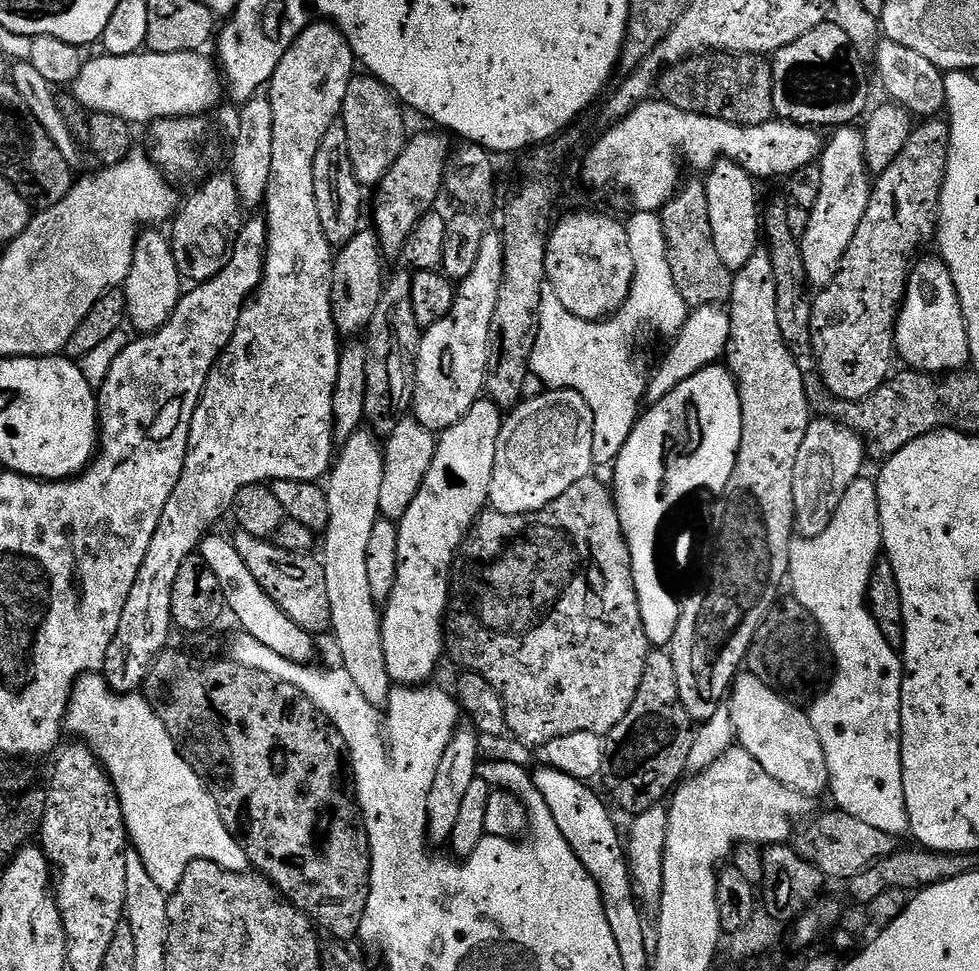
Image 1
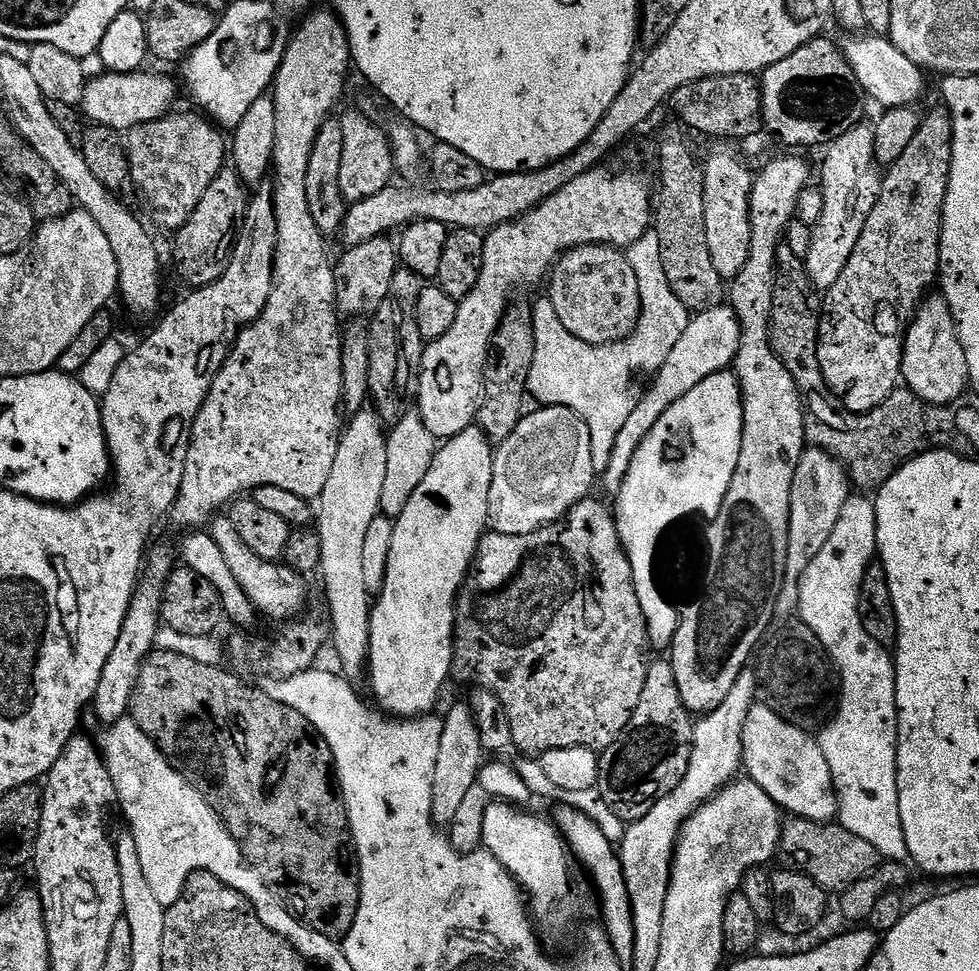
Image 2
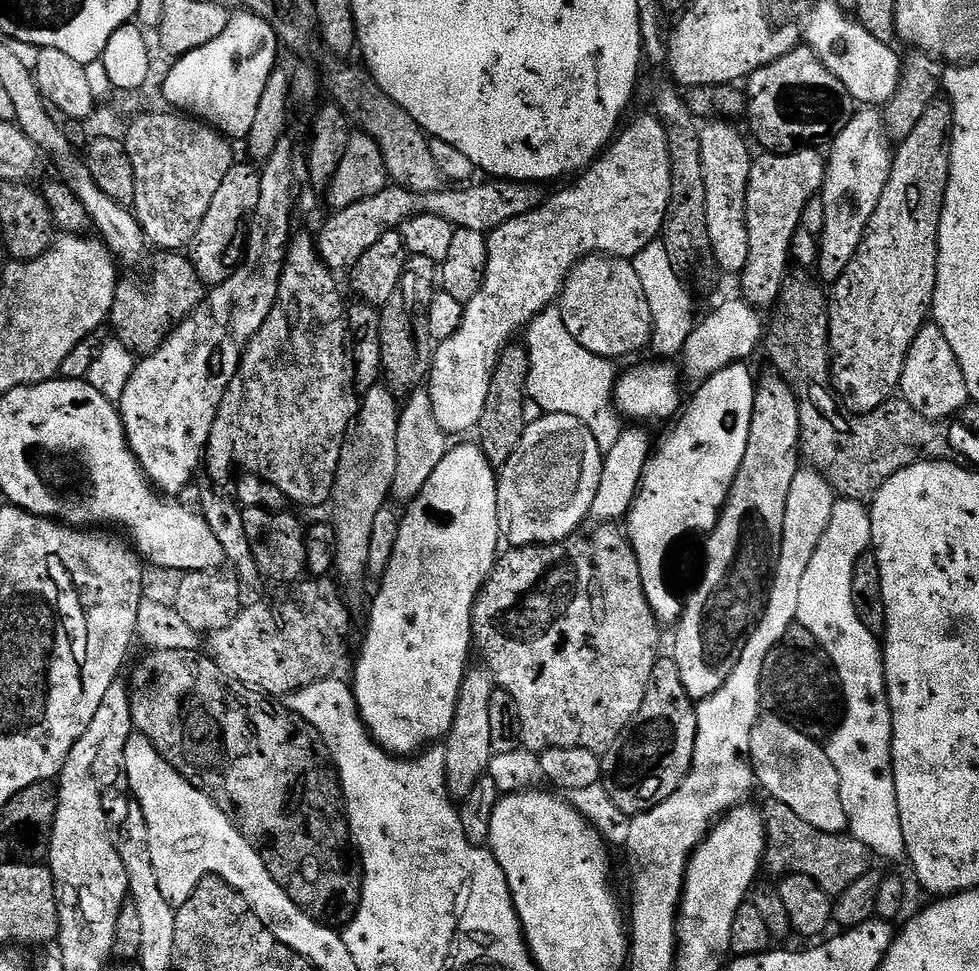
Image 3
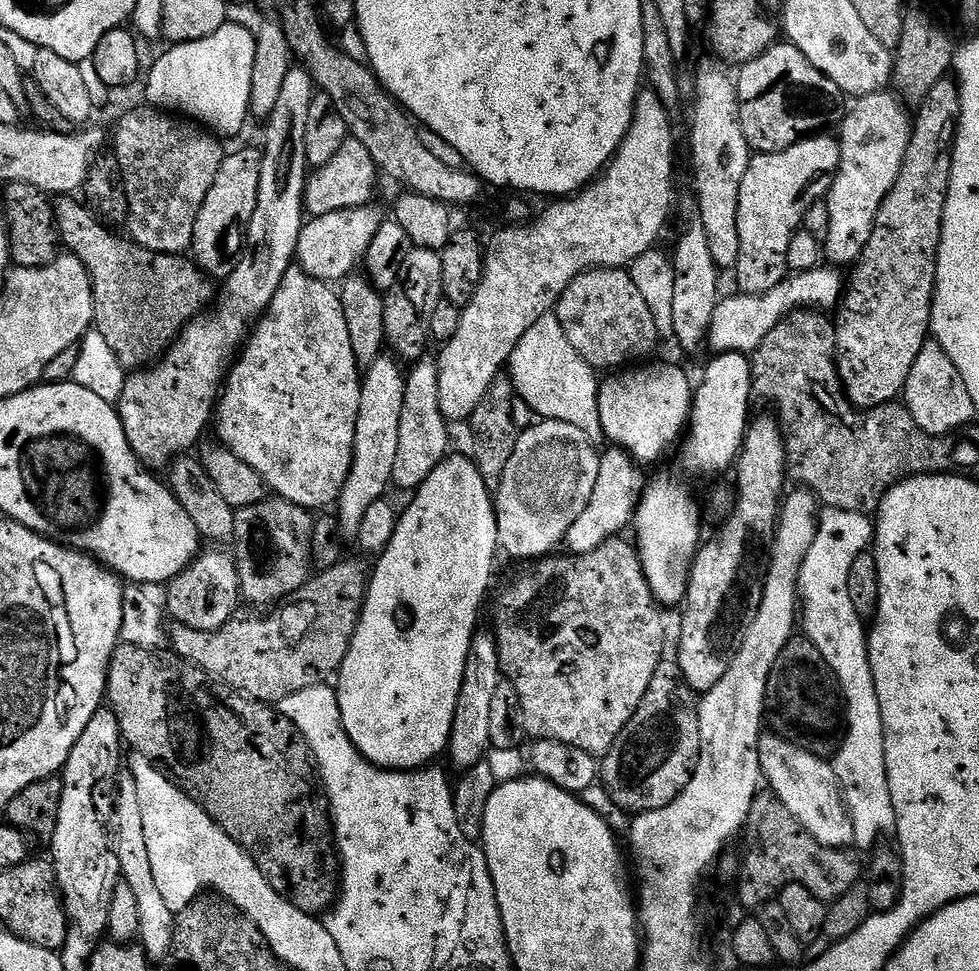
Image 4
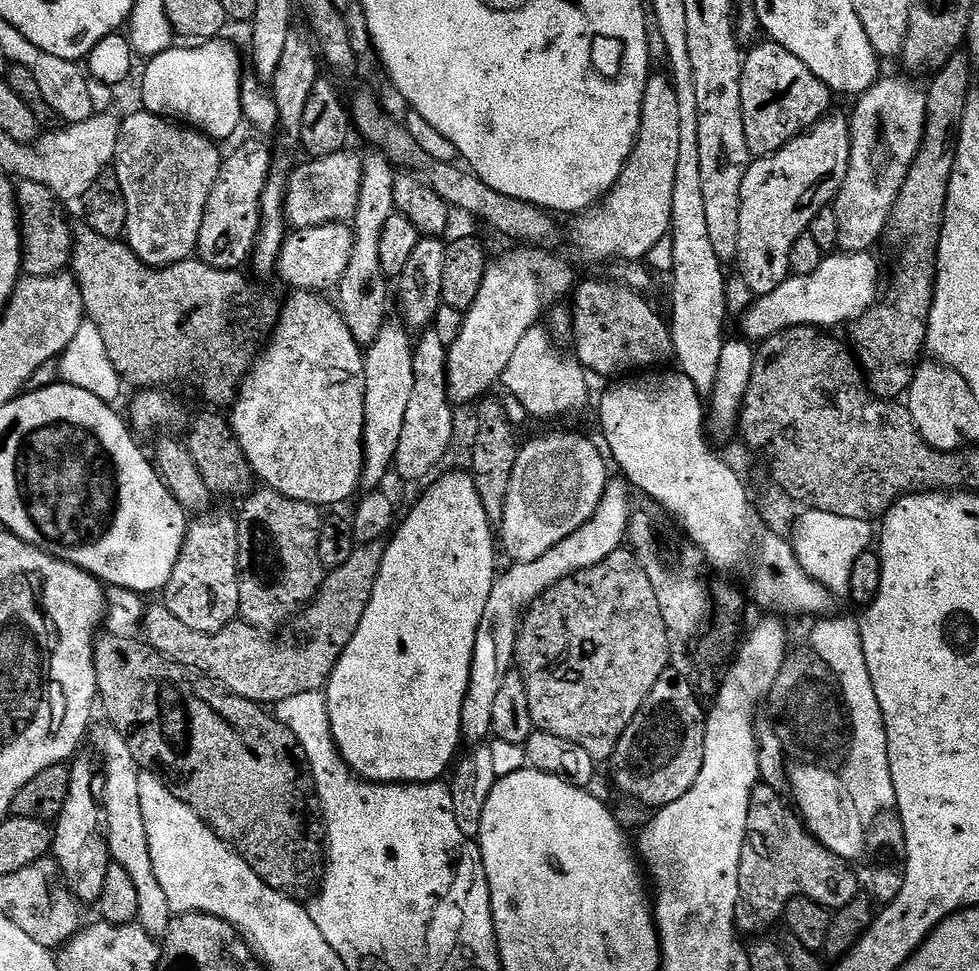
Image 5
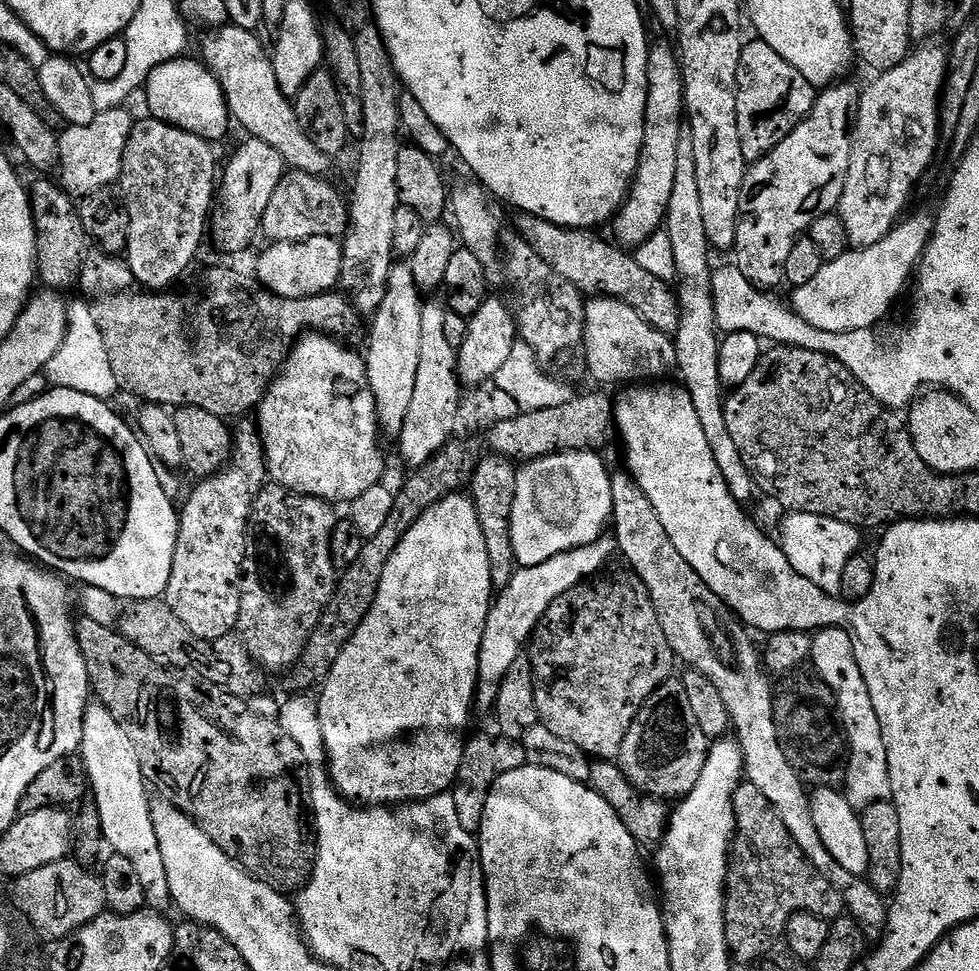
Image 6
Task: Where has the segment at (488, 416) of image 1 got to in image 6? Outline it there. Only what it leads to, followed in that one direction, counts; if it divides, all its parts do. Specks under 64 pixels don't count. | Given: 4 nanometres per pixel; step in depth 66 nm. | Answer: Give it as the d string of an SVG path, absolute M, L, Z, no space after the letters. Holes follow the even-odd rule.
M464 494L442 498L417 518L414 526L410 526L410 530L402 538L402 542L398 542L394 554L390 554L382 570L382 582L378 586L378 594L374 598L370 614L366 614L362 626L358 626L354 638L346 642L342 654L338 654L338 662L334 662L330 674L322 681L321 688L324 689L321 690L320 696L318 695L318 707L324 749L328 755L326 767L335 791L345 800L359 802L364 806L399 806L437 796L449 791L455 784L458 766L462 766L462 754L466 743L464 731L468 728L468 715L474 712L476 685L480 682L478 658L482 650L482 634L486 630L486 618L492 609L493 599L490 554L486 554L486 538L482 538L482 526L478 522L475 506Z

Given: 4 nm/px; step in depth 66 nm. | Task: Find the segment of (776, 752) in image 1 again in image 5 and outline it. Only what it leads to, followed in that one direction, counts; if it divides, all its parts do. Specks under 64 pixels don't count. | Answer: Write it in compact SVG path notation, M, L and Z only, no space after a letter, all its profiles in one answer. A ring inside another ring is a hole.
M793 763L786 772L786 784L792 787L792 800L795 811L805 829L810 833L813 840L817 840L828 852L832 852L837 858L845 862L859 861L864 856L864 834L866 831L865 821L858 818L851 804L844 795L844 785L841 777L835 771L827 768L818 768L814 764Z

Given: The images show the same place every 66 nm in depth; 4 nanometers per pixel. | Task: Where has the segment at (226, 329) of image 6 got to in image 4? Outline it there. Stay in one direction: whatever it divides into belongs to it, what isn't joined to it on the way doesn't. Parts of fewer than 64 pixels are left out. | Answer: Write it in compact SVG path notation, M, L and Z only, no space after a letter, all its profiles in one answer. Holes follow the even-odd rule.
M72 196L55 197L52 217L56 220L59 243L63 247L65 244L68 247L65 249L79 258L90 274L96 303L95 331L106 338L107 345L124 369L143 370L157 363L169 347L176 343L180 333L205 311L204 304L213 303L213 281L206 278L195 263L183 255L167 256L163 252L148 252L131 239L108 236L109 229L97 219L91 207L81 204Z

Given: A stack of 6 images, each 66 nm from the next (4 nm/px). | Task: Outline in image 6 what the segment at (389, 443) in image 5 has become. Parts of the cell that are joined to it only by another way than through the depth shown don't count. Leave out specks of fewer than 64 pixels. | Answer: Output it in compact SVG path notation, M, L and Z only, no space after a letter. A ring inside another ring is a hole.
M393 263L386 298L382 298L382 306L370 324L372 333L368 336L366 363L370 390L376 403L376 418L385 437L398 438L402 434L402 422L406 422L406 414L410 411L410 401L414 398L418 357L422 351L422 293L414 282L411 263Z

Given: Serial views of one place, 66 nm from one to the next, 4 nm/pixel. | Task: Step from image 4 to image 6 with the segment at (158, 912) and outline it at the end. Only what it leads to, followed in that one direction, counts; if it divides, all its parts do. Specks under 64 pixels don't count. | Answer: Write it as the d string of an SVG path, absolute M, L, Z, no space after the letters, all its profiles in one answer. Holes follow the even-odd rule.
M89 703L84 711L82 742L78 755L84 762L91 795L96 795L94 807L100 813L100 835L103 843L108 843L115 855L126 858L134 866L134 871L142 882L144 903L149 909L171 909L173 903L170 882L166 882L166 866L162 863L158 834L154 834L153 801L148 800L149 785L142 774L134 742L130 742L130 734L122 730L114 714L110 714L108 707L102 703Z

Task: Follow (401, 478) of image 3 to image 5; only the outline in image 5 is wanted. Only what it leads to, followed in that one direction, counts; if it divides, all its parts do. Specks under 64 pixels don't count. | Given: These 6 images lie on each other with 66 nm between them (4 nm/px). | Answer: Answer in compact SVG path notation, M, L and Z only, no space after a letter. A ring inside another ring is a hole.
M435 330L425 331L421 336L424 337L418 340L412 354L414 390L410 394L410 402L406 405L406 422L402 422L402 438L398 438L394 472L404 480L427 481L433 475L431 472L443 462L444 455L452 444L456 420L452 417L454 405L448 399L449 345L438 338Z

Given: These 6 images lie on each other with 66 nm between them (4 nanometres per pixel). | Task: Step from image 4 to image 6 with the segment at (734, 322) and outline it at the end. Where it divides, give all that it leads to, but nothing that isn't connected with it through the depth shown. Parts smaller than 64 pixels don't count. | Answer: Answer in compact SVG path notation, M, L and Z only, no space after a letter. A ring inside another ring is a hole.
M920 212L917 216L910 216L901 219L882 242L843 252L838 258L825 262L811 282L791 293L792 309L818 330L853 332L863 328L875 329L876 323L903 294L908 279L911 276L913 279L928 249L928 239L936 229L933 213Z

